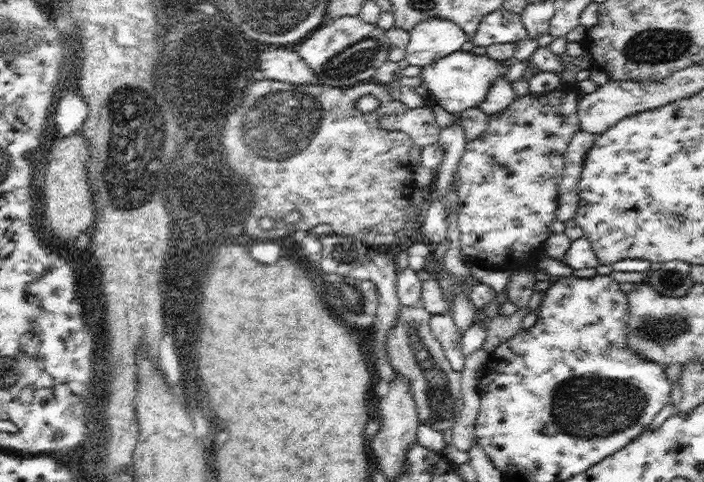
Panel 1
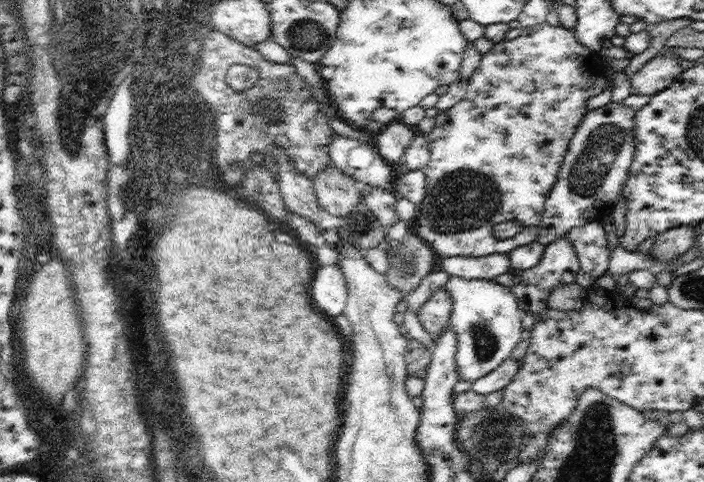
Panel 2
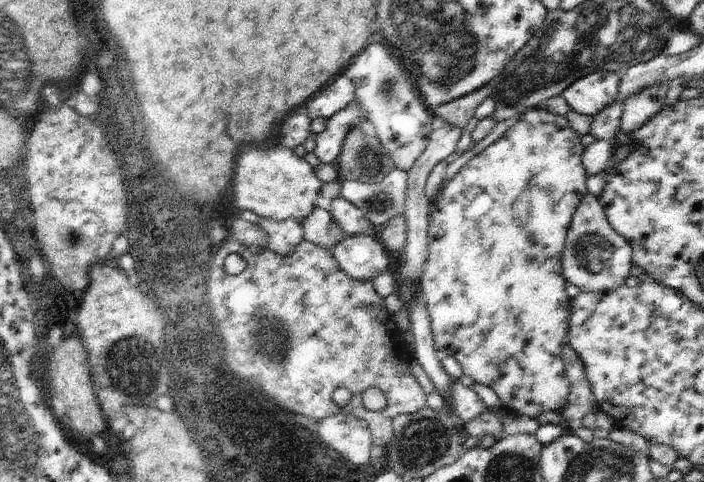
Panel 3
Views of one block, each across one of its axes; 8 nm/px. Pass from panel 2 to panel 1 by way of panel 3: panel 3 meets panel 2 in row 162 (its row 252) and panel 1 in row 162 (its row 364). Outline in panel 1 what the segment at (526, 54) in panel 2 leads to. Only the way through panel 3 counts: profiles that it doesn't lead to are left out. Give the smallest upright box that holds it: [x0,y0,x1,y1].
[453,84,583,268]

